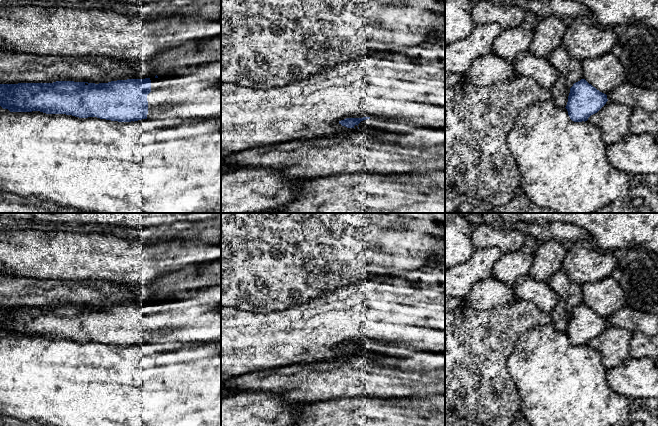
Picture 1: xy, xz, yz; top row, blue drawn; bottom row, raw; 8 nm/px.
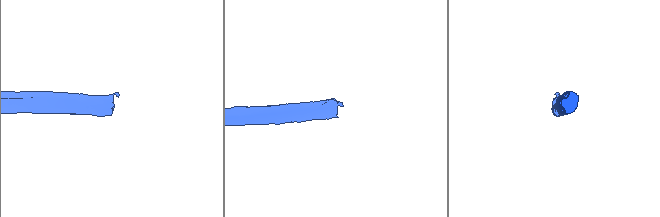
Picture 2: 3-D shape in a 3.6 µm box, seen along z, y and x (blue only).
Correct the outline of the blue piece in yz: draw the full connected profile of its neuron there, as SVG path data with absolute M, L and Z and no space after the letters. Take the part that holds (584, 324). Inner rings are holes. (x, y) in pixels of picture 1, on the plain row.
M585 303L573 308L570 312L566 333L574 346L587 345L608 325L607 319L597 314Z

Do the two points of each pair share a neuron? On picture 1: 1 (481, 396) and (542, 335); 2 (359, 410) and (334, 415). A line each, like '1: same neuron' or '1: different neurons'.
1: different neurons
2: same neuron

